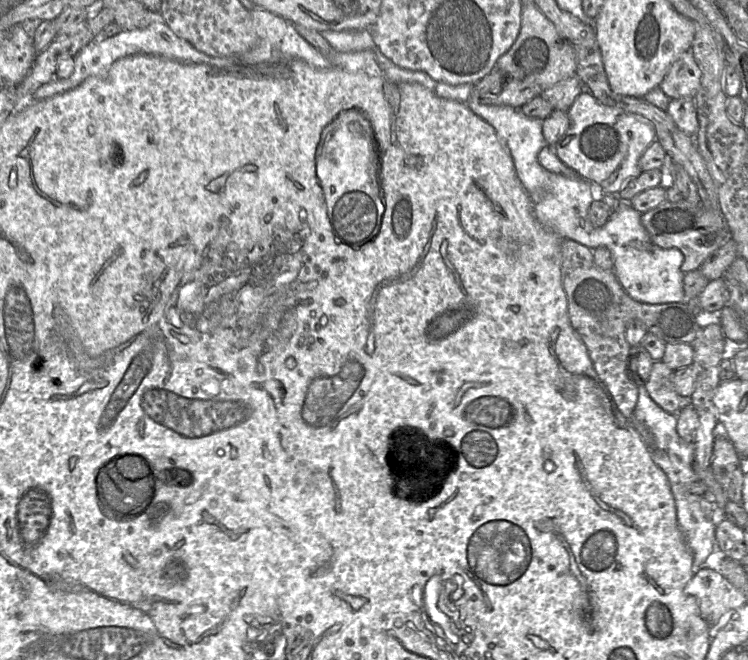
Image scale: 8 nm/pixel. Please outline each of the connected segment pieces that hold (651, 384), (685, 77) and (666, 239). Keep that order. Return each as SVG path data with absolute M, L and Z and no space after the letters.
M654 361L645 387L650 397L663 410L677 416L689 399L685 399L676 392L673 375L674 370L670 369L663 361Z
M690 48L673 62L659 86L670 99L695 97L701 77L702 71Z
M664 201L641 215L641 223L652 242L664 249L677 248L684 255L681 270L684 274L699 269L713 252L731 238L728 223L719 207L705 206L703 201Z

